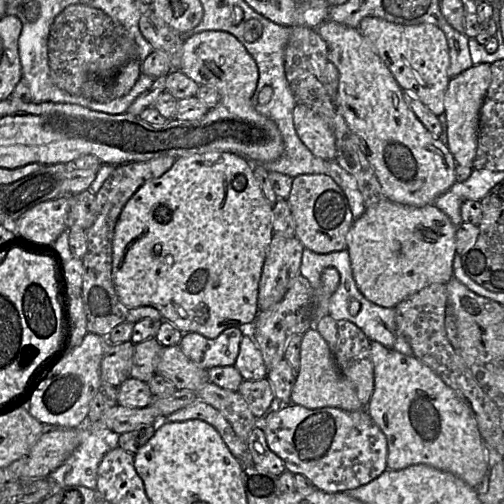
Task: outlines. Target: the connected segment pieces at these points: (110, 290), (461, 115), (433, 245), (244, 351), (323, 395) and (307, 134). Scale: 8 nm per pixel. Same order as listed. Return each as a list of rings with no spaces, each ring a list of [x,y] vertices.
[[[161,156],[143,162],[129,162],[114,167],[111,174],[95,193],[98,215],[91,227],[85,230],[87,251],[82,257],[82,301],[87,319],[87,331],[107,337],[117,325],[136,323],[144,318],[163,320],[159,310],[150,306],[129,308],[119,300],[112,277],[112,242],[119,215],[132,195],[147,181],[161,177],[175,163],[172,156]]]
[[[480,63],[450,79],[444,97],[447,147],[458,165],[471,167],[476,156],[480,110],[491,83],[491,64]]]
[[[386,198],[370,207],[355,219],[347,236],[354,280],[361,294],[376,305],[395,308],[397,304],[434,284],[447,284],[453,278],[453,262],[456,256],[457,226],[450,217],[434,205],[415,207]]]
[[[243,335],[234,366],[244,380],[256,381],[266,377],[268,371],[253,337]]]
[[[316,329],[303,334],[300,351],[301,363],[292,388],[291,404],[308,409],[334,407],[345,411],[365,409],[357,396],[354,385],[340,372],[328,343]]]
[[[297,103],[293,123],[298,137],[314,156],[325,161],[335,159],[335,136],[322,117],[307,105]]]

